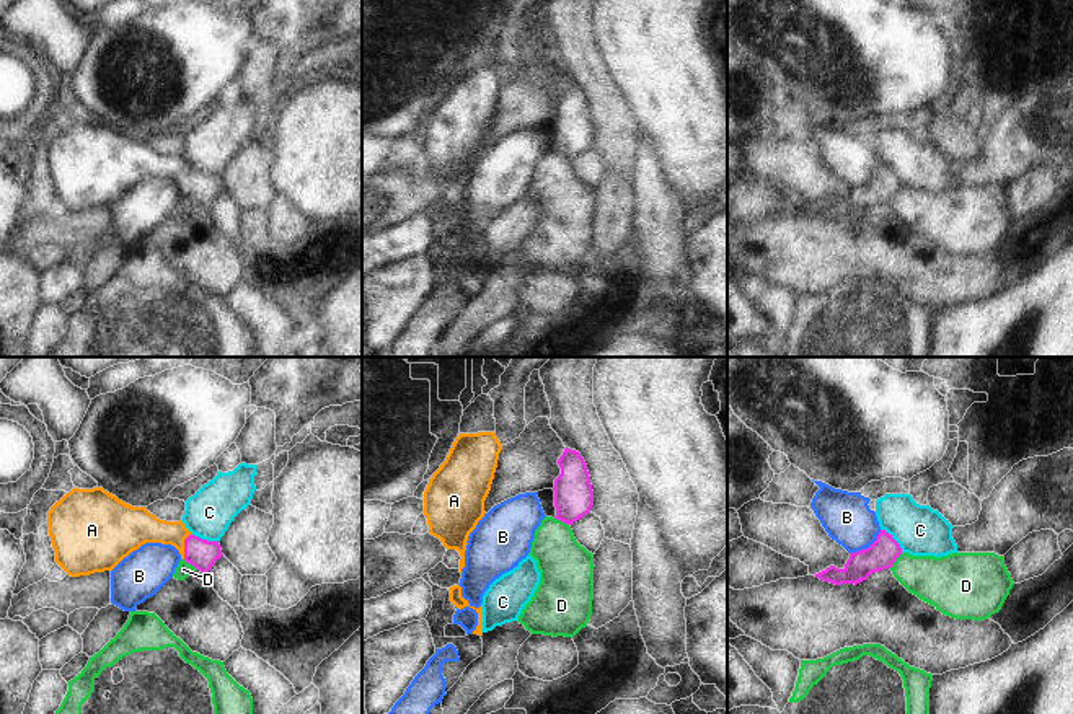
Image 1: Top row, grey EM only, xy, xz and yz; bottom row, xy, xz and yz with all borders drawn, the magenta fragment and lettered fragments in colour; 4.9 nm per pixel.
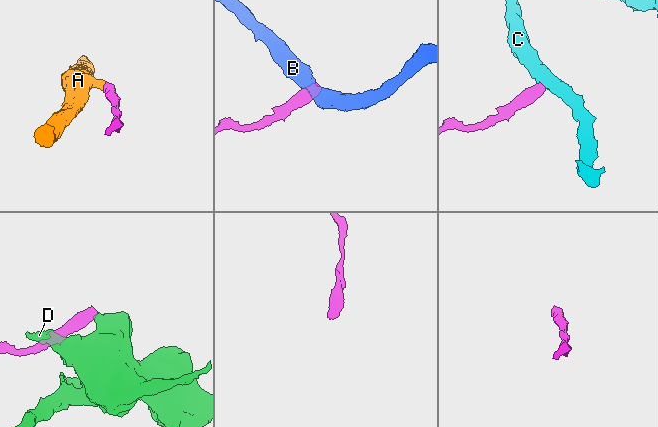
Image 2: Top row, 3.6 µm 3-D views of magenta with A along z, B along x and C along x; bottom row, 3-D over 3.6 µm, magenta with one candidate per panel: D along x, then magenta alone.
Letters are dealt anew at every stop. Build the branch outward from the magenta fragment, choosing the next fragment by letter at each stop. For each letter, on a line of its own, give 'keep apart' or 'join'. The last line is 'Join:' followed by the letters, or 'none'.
A: join
B: keep apart
C: keep apart
D: keep apart
Join: A

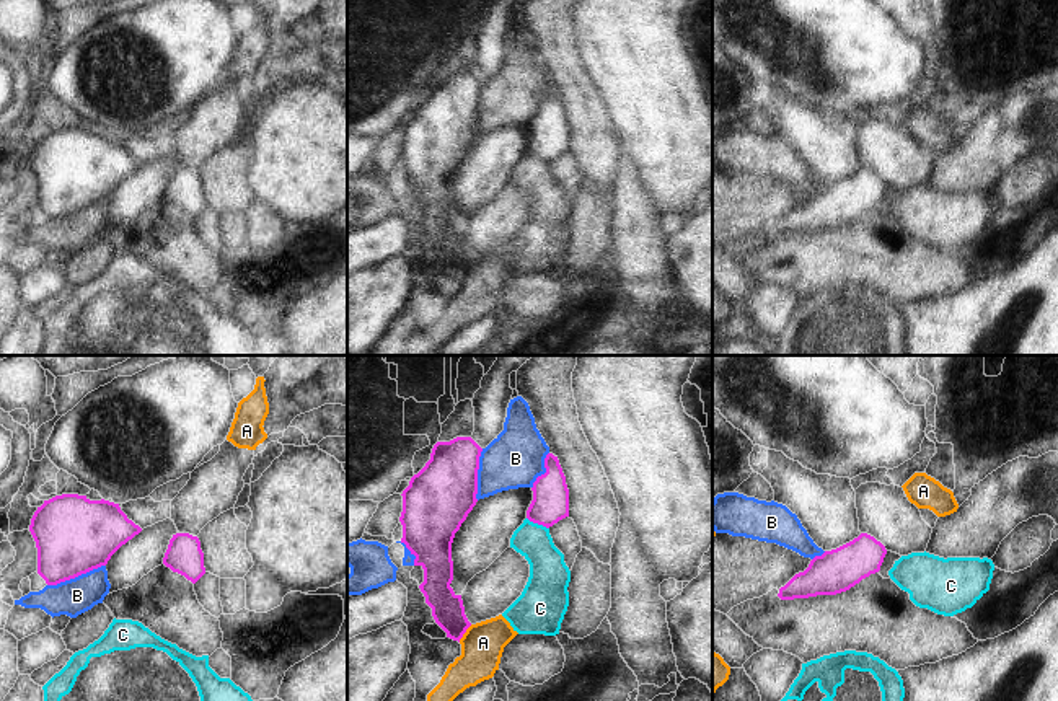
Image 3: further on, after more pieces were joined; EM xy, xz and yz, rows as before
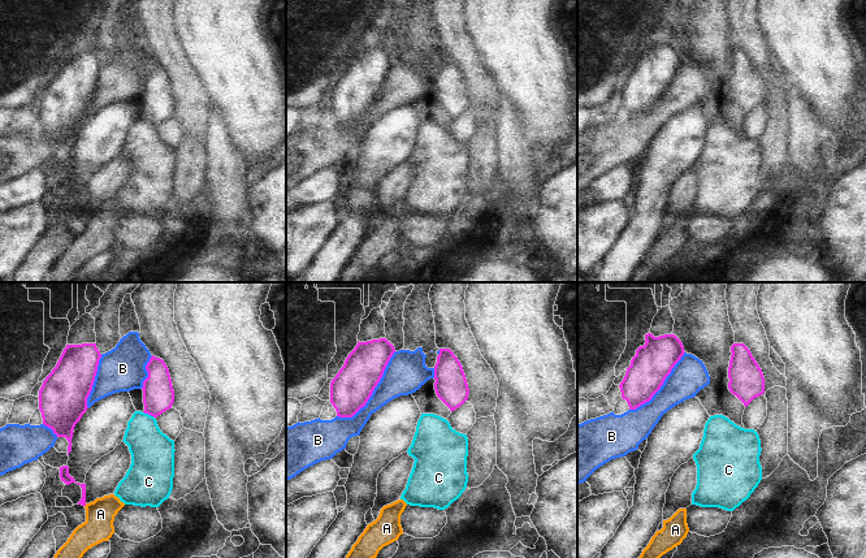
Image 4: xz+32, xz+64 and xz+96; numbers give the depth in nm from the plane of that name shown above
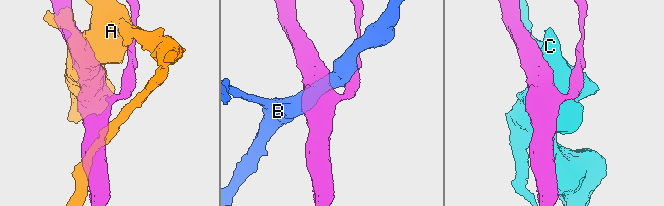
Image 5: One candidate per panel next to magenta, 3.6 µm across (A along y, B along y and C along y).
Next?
A: keep apart
B: keep apart
C: keep apart
Join: none

